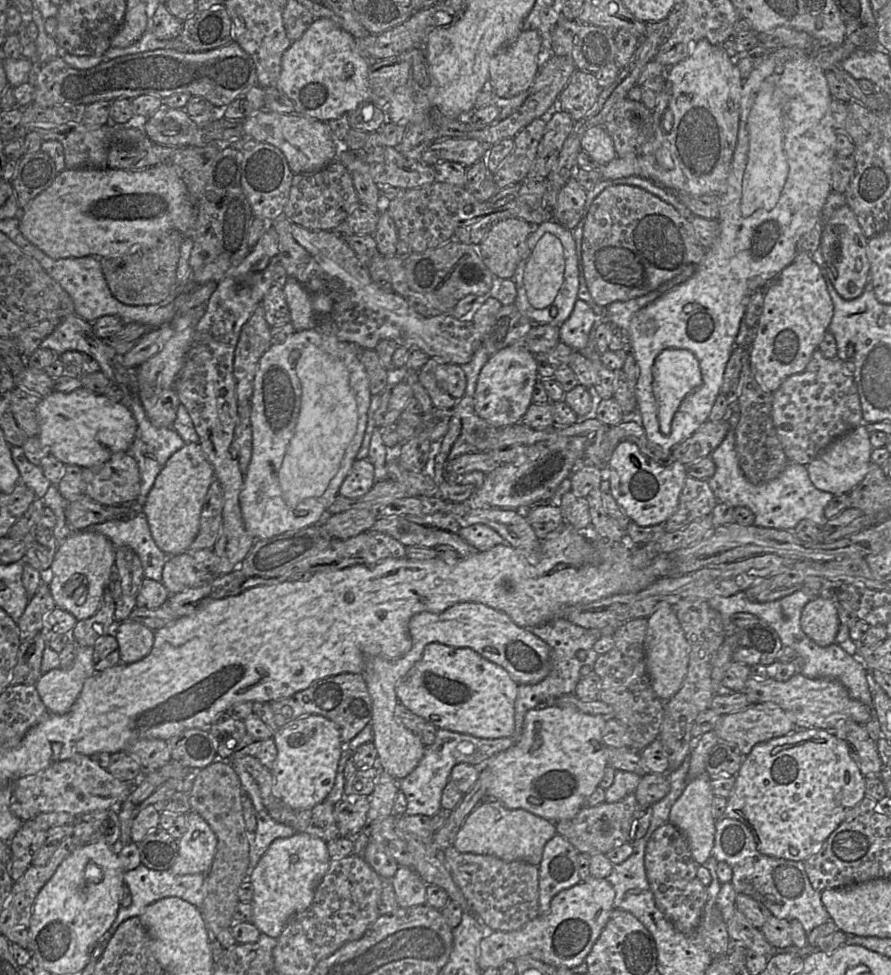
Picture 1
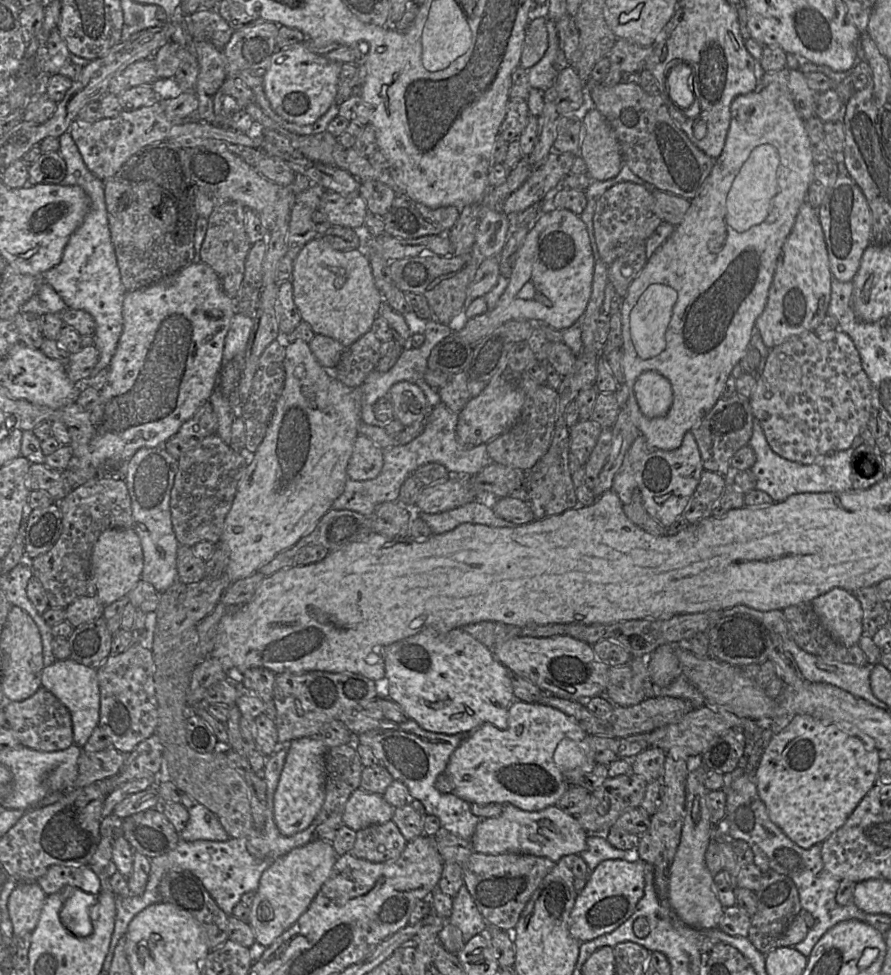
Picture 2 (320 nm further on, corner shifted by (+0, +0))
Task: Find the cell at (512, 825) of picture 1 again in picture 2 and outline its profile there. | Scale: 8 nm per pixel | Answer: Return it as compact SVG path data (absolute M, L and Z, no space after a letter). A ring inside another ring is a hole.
M504 804L499 816L482 819L477 824L471 842L477 853L534 855L557 863L562 857L584 851L587 836L588 833L574 816L555 805L539 811L525 811L512 804Z

